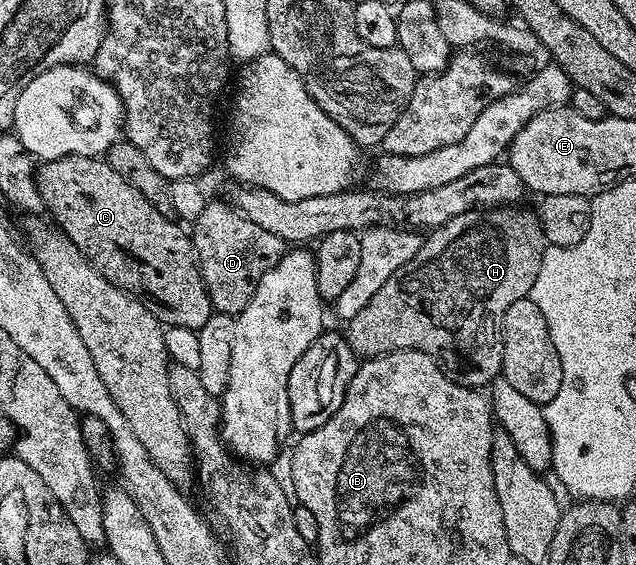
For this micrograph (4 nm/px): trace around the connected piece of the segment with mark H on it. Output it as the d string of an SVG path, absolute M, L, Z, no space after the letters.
M503 209L460 210L423 239L421 249L377 293L361 313L346 320L347 344L359 357L388 355L394 351L420 351L450 368L451 380L463 387L483 389L503 374L503 318L513 301L530 296L541 269L543 251L549 245L538 214Z

